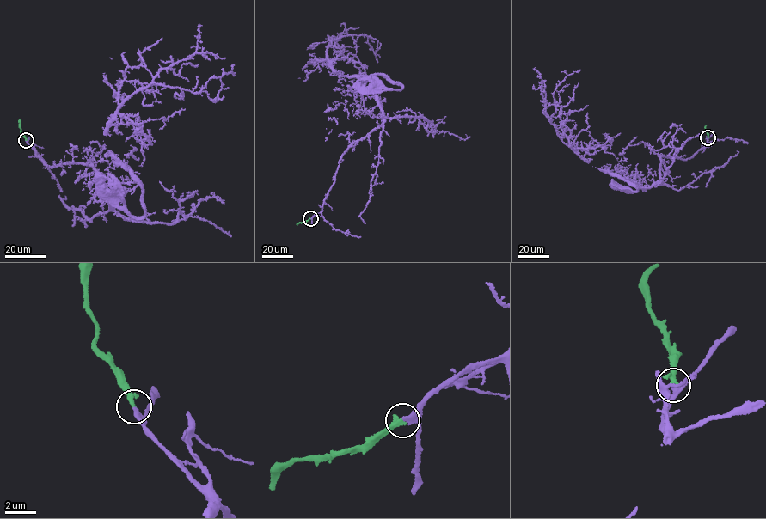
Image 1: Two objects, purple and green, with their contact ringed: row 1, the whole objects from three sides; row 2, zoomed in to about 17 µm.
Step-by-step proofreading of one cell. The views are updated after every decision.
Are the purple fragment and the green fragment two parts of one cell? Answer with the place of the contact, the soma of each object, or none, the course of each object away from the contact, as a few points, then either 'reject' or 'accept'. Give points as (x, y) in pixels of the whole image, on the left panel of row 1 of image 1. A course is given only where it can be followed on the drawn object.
place (26, 140); soma purple none; soma green none; course purple (26, 140), (93, 167), (111, 209), (88, 186), (107, 168), (141, 216), (103, 140), (119, 108), (234, 74); course green (26, 140), (20, 120); accept

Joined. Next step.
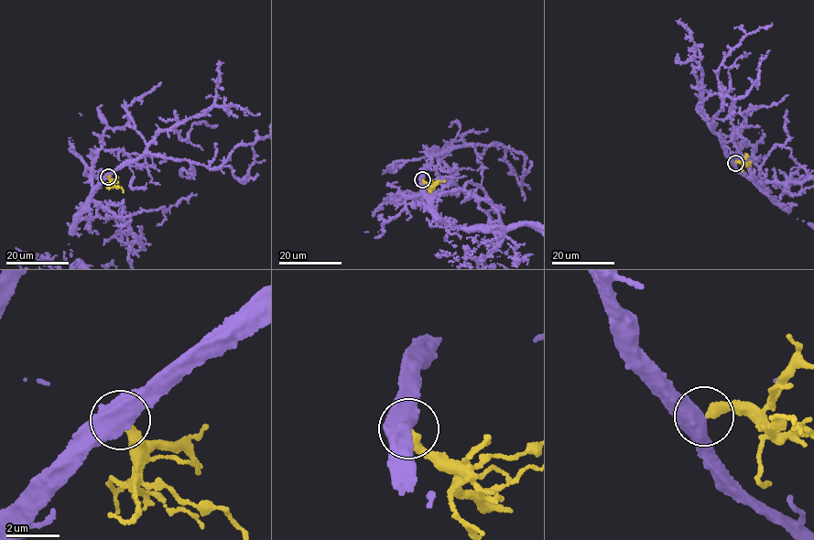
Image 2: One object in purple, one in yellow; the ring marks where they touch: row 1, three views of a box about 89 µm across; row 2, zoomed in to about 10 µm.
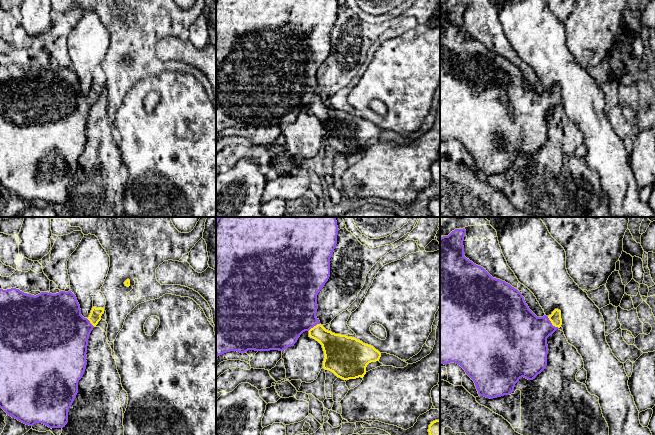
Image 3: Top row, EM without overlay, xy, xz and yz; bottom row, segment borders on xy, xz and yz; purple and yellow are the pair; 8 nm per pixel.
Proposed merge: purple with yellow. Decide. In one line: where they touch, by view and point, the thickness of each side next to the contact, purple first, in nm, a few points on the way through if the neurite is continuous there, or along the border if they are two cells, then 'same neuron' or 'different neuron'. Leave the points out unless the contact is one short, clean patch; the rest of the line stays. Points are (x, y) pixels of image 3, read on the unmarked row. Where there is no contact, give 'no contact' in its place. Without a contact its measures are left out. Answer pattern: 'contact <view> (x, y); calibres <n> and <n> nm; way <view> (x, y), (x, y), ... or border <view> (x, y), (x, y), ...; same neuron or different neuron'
contact yz (551, 99); calibres 380 and 90 nm; way yz (523, 112), (551, 99), (555, 94); same neuron

